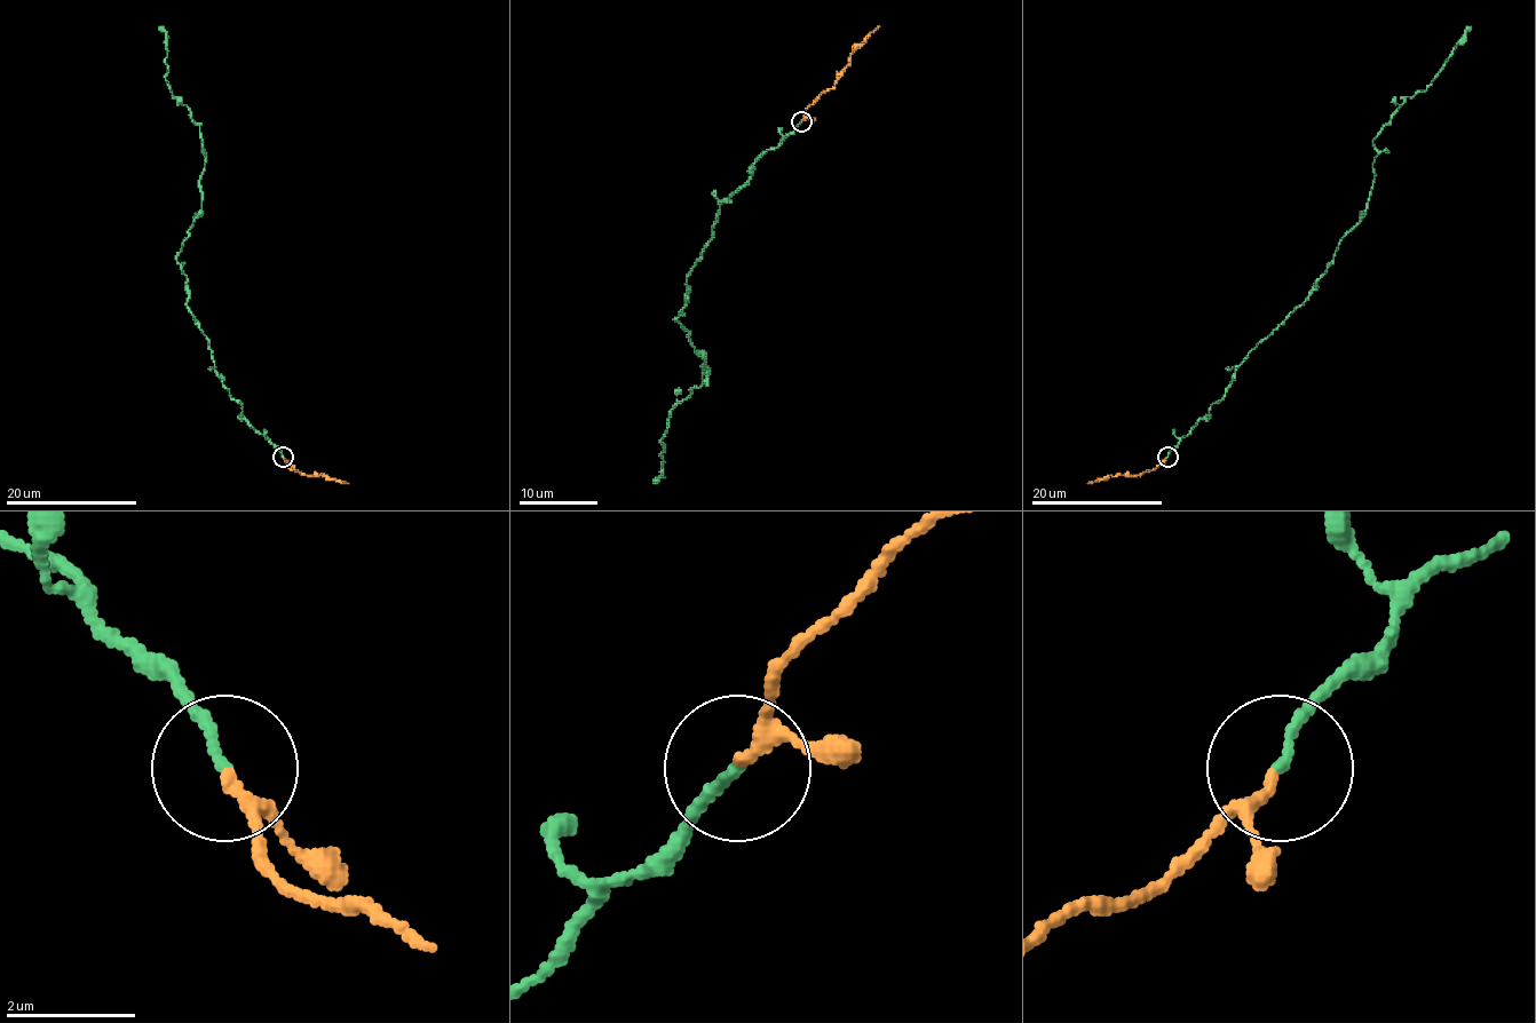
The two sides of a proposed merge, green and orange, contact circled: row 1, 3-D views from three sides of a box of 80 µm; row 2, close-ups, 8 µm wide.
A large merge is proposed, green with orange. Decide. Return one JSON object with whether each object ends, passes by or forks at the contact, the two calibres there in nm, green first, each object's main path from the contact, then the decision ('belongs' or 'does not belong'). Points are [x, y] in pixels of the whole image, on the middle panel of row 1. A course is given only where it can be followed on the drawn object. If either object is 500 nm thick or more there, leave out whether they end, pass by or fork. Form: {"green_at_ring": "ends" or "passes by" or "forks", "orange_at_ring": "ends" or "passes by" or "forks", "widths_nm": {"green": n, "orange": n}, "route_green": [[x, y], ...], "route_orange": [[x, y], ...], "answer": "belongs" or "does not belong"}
{"green_at_ring": "ends", "orange_at_ring": "passes by", "widths_nm": {"green": 160, "orange": 140}, "route_green": [[801, 123], [720, 204], [687, 278], [674, 319], [707, 372], [673, 407], [654, 483]], "route_orange": [[801, 120], [809, 106], [834, 85], [853, 52], [879, 26]], "answer": "belongs"}

